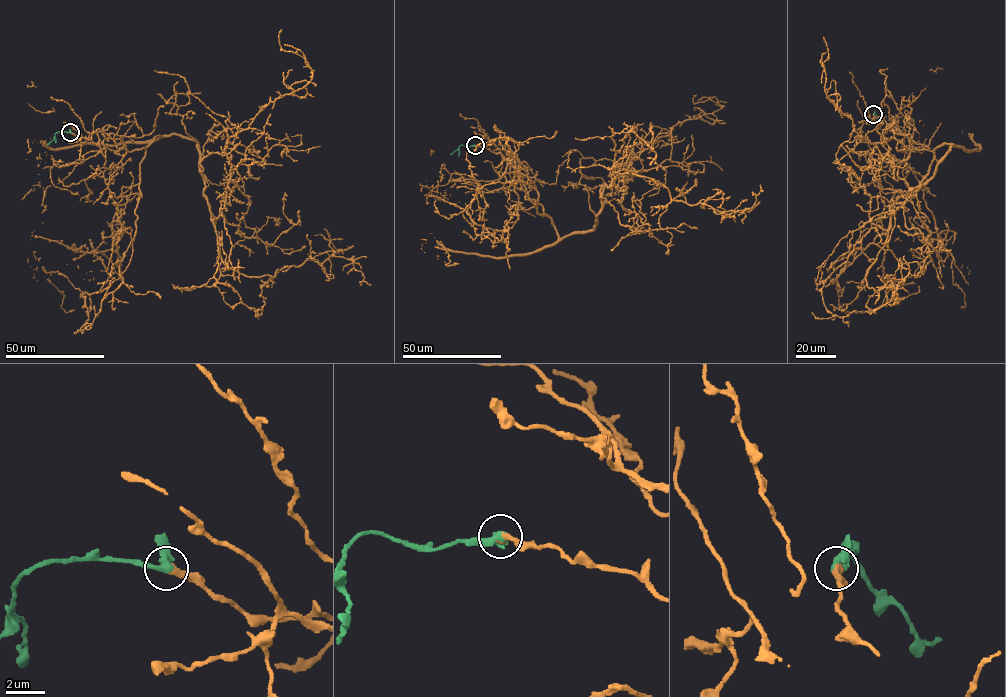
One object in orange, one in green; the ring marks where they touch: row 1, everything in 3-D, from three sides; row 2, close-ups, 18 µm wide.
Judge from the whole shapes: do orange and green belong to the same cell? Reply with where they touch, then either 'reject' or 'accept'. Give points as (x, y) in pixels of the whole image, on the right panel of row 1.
place (873, 114); accept

